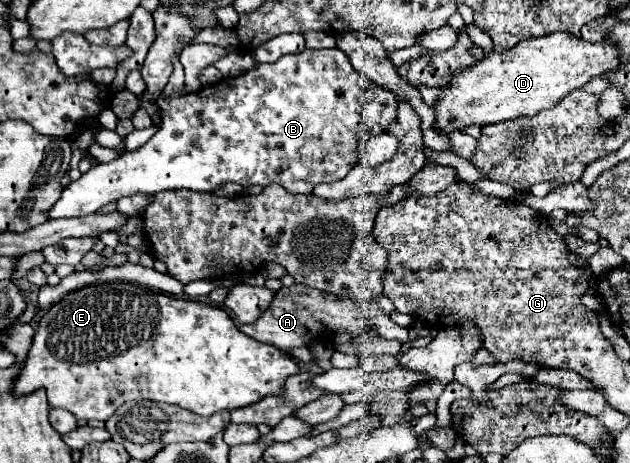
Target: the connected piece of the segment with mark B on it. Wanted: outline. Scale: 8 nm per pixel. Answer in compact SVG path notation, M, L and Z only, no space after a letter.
M305 49L301 53L295 55L287 55L277 59L275 63L259 63L257 67L253 67L251 71L237 75L237 77L227 77L221 79L209 87L199 89L197 93L189 93L185 97L159 97L157 105L163 113L163 121L159 131L139 149L135 151L127 151L121 157L117 157L111 163L97 163L93 165L85 175L81 175L77 181L69 183L63 189L61 199L57 201L57 205L53 205L53 209L49 211L51 219L59 219L59 217L81 217L81 215L89 215L89 213L97 213L103 205L111 203L111 201L119 201L121 197L131 197L135 193L159 193L159 191L167 191L167 189L189 189L189 191L213 191L219 185L227 183L227 181L235 181L243 187L247 185L271 185L271 183L279 183L281 187L285 187L289 193L311 193L313 187L317 183L333 183L343 179L349 169L353 165L359 163L359 143L363 139L369 139L369 135L373 135L373 131L385 131L385 127L391 125L395 113L397 113L397 101L395 101L395 93L379 87L377 83L369 81L367 77L363 77L361 73L357 73L357 69L353 69L353 65L349 65L349 57L345 57L345 53L341 53L339 49Z

